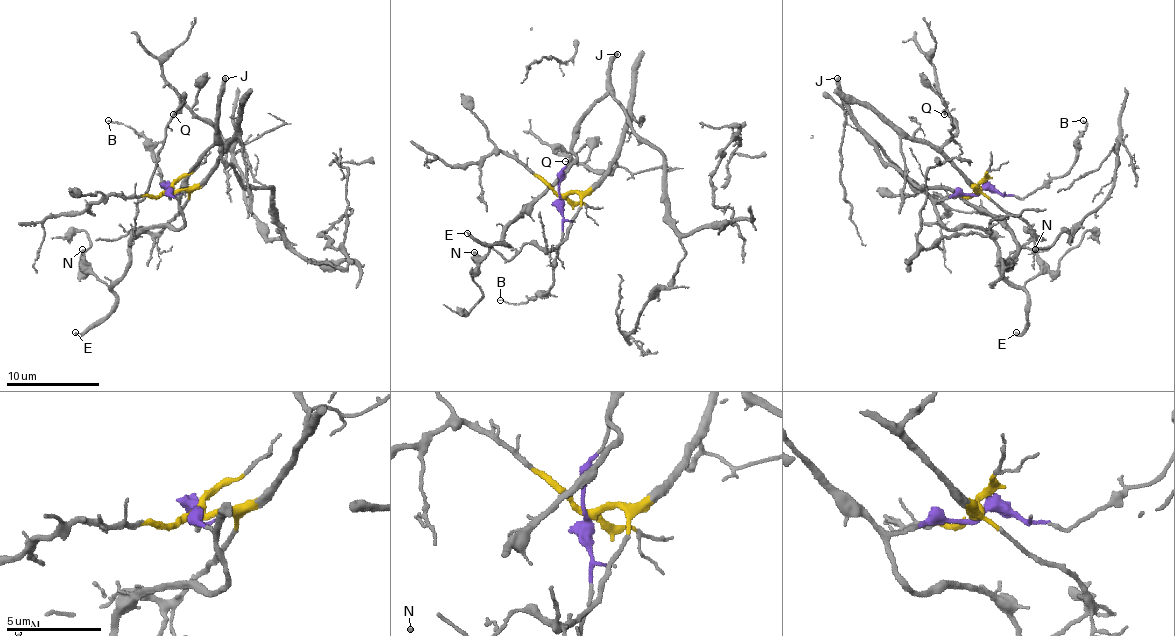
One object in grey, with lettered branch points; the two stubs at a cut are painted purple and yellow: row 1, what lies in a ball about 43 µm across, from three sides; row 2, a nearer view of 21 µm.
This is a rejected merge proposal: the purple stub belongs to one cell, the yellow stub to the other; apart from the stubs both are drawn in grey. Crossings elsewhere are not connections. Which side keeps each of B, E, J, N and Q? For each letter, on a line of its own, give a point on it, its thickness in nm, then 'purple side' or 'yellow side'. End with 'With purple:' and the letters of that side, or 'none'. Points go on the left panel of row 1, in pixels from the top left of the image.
B: place (108, 120); calibre 100 nm; purple side
E: place (75, 332); calibre 280 nm; purple side
J: place (225, 78); calibre 360 nm; purple side
N: place (82, 249); calibre 190 nm; purple side
Q: place (173, 114); calibre 240 nm; yellow side
With purple: B, E, J, N

